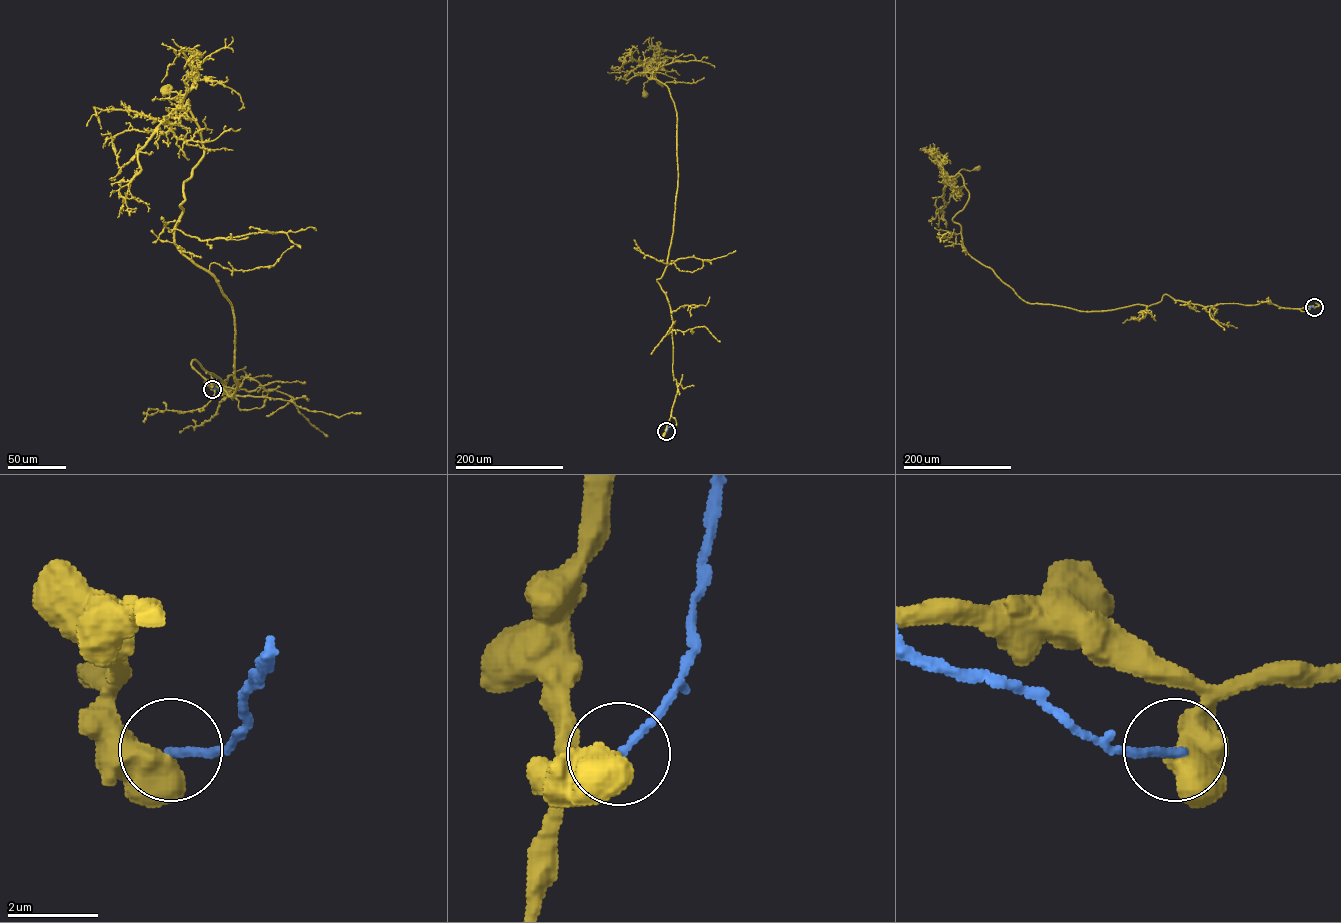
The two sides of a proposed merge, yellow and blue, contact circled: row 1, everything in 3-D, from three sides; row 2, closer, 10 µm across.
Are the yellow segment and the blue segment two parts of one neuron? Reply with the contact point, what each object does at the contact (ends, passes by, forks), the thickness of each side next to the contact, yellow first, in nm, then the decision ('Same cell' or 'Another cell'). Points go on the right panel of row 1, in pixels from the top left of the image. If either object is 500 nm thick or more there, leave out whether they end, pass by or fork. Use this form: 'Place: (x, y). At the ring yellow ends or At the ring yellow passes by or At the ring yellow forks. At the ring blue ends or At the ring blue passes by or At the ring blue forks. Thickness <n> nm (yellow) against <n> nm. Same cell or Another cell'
Place: (1314, 307). Thickness 650 nm (yellow) against 170 nm. Another cell

